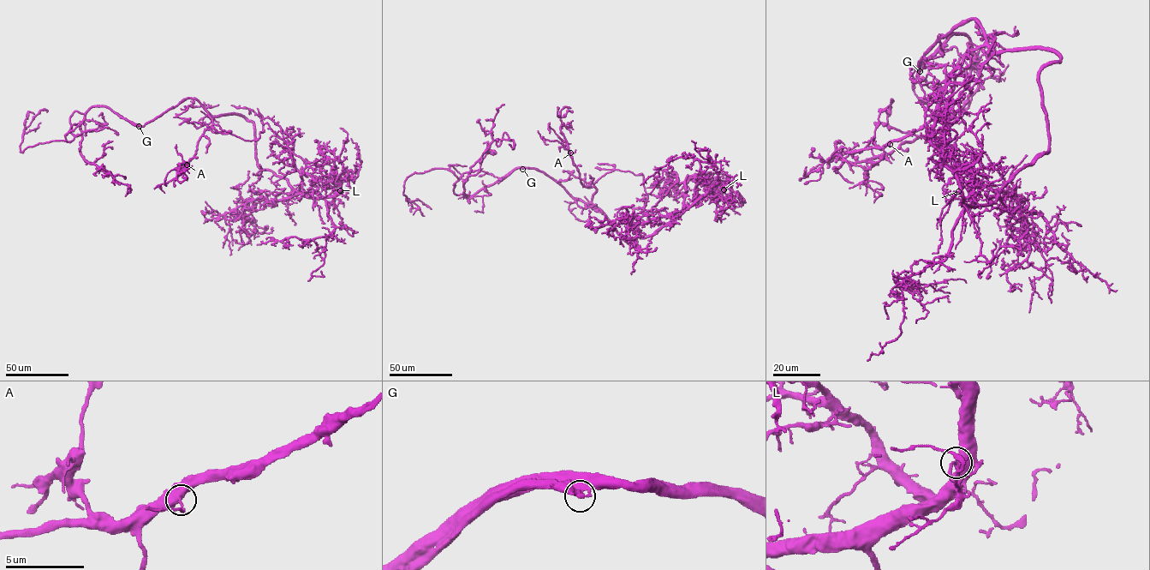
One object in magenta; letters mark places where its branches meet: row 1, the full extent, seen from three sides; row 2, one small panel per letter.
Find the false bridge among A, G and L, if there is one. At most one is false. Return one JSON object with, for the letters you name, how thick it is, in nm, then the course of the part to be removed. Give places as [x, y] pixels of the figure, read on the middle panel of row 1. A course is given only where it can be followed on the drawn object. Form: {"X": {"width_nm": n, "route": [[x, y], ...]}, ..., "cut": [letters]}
{"G": {"width_nm": 360, "route": [[522, 169], [515, 169], [497, 183]]}, "cut": ["G"]}

